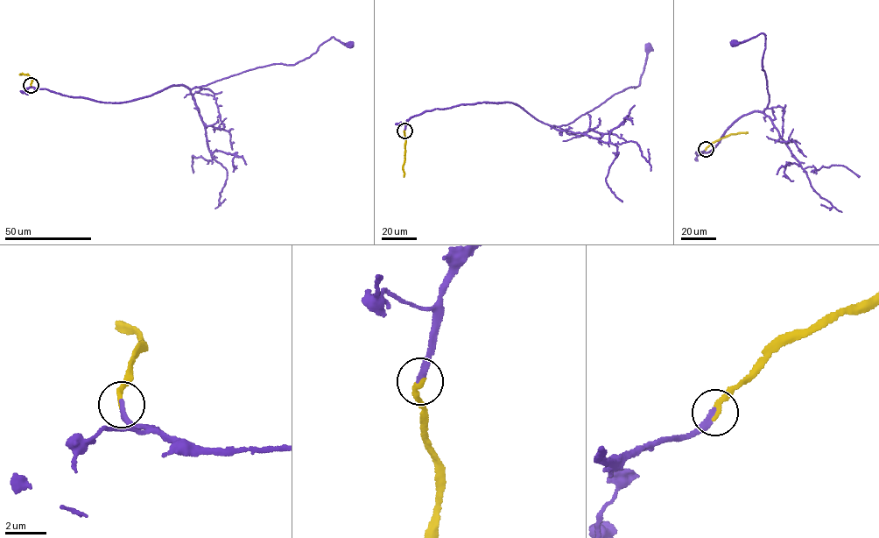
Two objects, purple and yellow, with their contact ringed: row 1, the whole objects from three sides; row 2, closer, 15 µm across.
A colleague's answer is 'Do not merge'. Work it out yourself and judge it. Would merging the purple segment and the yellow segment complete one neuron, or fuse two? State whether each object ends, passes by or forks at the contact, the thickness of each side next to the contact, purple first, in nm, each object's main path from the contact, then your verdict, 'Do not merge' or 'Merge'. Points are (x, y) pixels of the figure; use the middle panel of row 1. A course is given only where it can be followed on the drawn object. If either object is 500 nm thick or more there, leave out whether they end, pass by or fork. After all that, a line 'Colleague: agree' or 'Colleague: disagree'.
At the ring purple ends. At the ring yellow ends. Thickness 240 nm (purple) against 260 nm. Course of purple: (404, 130), (411, 117), (425, 111), (482, 102), (516, 104), (537, 120), (566, 125), (638, 86), (649, 46). Course of yellow: (404, 130), (404, 177). Merge
Colleague: disagree

